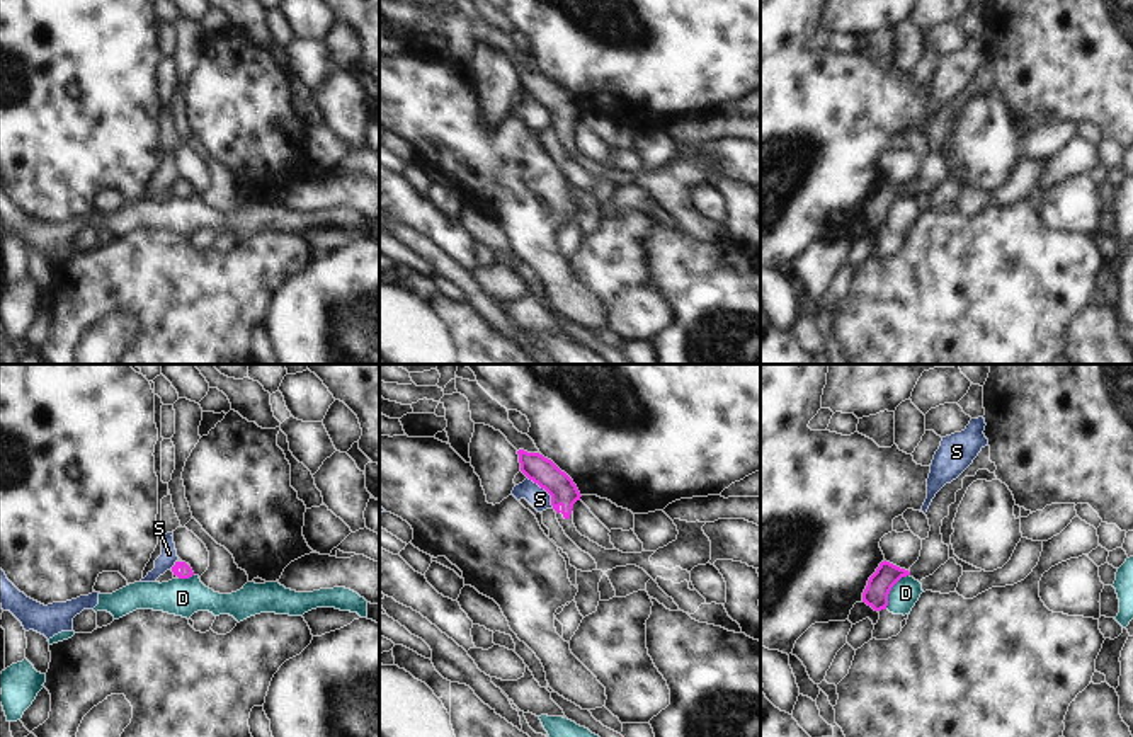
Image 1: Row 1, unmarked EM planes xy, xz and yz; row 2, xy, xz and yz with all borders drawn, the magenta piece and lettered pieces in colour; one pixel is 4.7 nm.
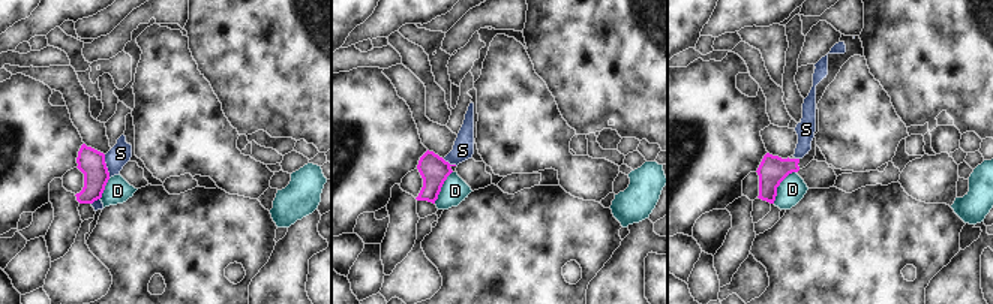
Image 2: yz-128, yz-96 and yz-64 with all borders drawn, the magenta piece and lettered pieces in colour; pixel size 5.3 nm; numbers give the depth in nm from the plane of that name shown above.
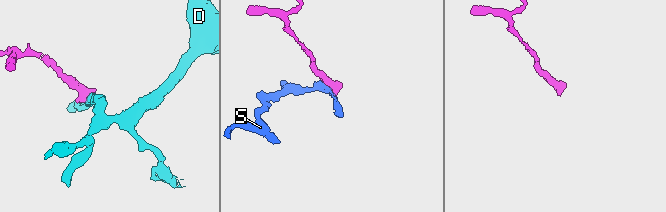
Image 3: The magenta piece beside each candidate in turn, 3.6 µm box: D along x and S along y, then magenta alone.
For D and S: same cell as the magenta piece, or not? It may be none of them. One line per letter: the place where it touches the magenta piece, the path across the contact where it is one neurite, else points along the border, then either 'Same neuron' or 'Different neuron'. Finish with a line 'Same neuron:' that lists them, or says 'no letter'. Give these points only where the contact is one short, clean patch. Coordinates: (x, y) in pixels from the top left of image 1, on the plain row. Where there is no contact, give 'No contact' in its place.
D: Touches magenta at yz (890, 208). Boundary: yz (909, 193), (892, 206), (885, 227). Different neuron
S: Touches magenta at xz (545, 108). Boundary: xz (528, 96), (550, 114), (553, 125). Different neuron
Same neuron: no letter.

